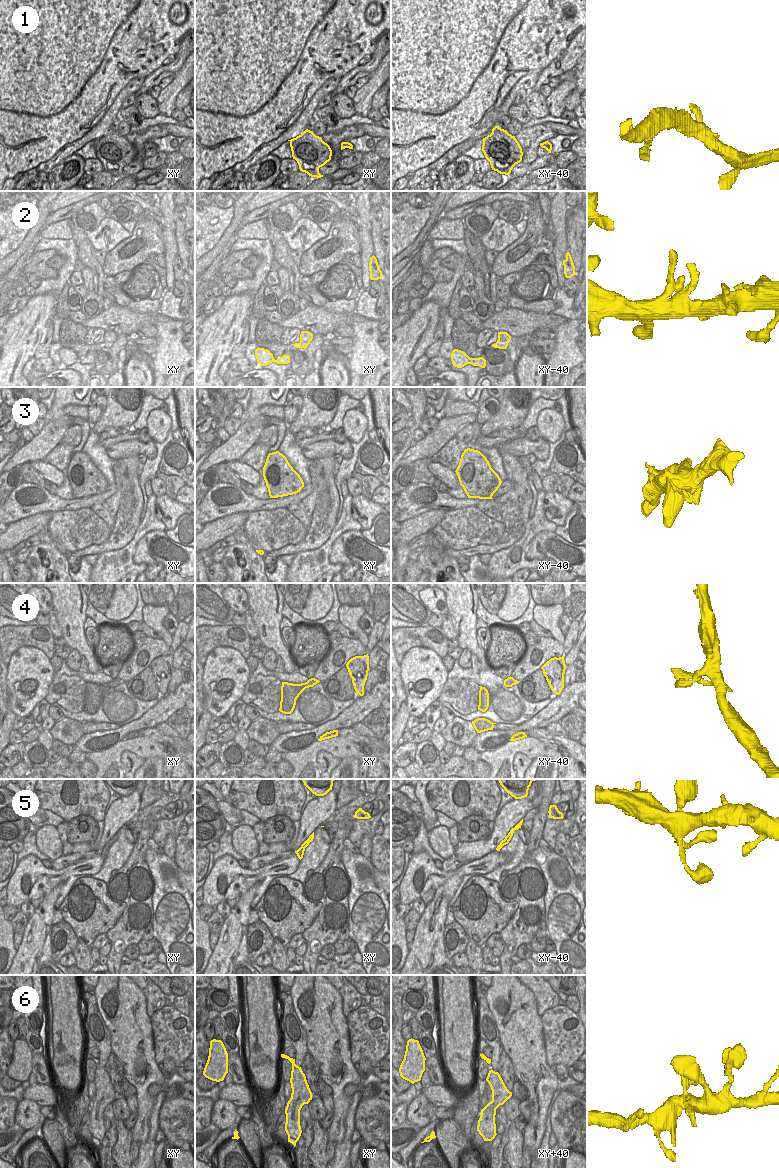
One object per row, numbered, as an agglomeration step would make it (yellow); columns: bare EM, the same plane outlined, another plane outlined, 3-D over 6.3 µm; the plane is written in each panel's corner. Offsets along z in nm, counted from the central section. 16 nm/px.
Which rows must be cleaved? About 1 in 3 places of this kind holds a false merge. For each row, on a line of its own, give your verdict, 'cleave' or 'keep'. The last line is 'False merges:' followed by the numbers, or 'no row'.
1: keep
2: keep
3: keep
4: keep
5: keep
6: keep
False merges: no row

